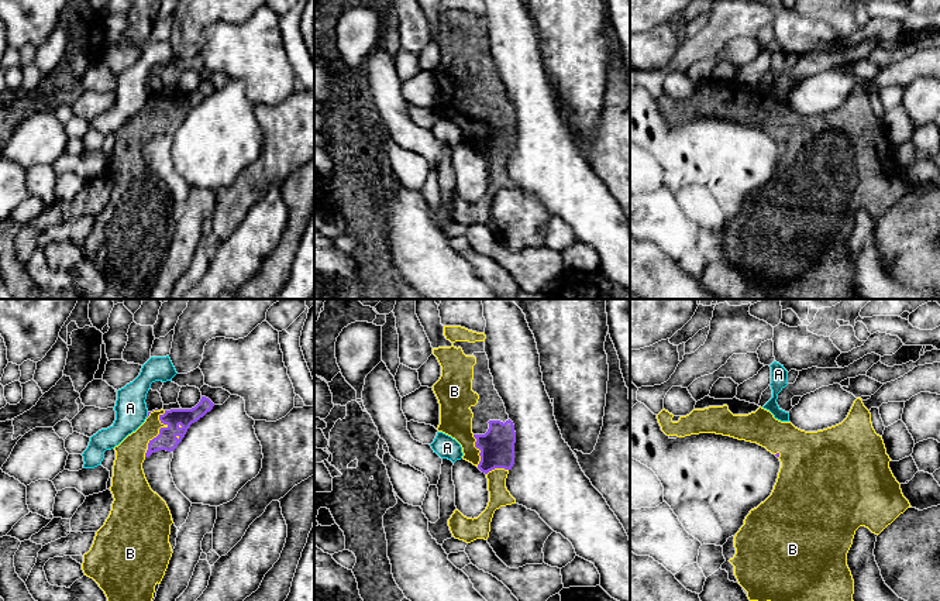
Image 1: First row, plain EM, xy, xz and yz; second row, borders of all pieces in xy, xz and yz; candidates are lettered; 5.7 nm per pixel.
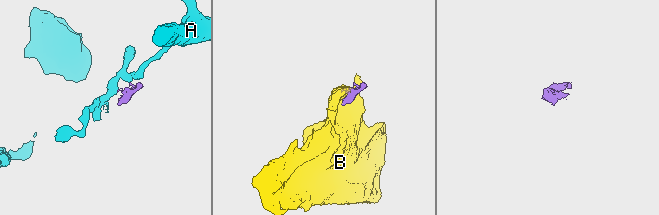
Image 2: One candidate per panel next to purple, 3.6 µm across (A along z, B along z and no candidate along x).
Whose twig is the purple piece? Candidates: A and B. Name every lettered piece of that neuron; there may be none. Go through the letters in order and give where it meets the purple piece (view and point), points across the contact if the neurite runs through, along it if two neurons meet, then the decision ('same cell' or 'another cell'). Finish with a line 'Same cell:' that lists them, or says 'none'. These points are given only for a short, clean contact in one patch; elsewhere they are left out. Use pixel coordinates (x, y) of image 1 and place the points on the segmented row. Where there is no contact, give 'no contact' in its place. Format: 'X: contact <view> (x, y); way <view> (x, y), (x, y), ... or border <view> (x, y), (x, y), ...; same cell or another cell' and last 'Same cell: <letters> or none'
A: contact xy (148, 415); border xy (148, 412), (145, 416); another cell
B: contact xy (159, 433); same cell
Same cell: B

